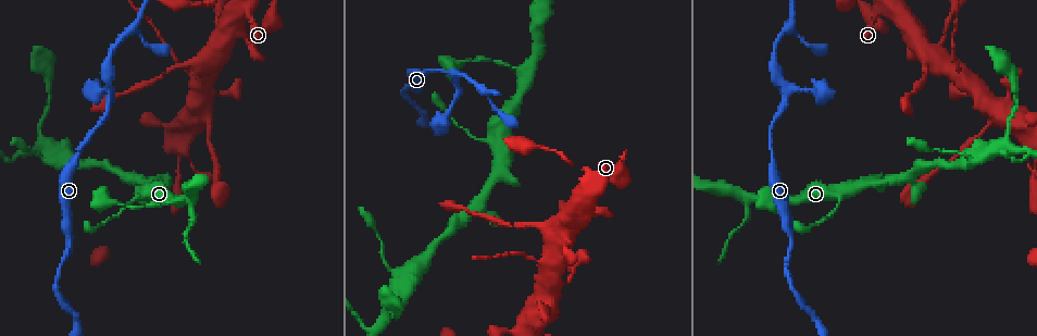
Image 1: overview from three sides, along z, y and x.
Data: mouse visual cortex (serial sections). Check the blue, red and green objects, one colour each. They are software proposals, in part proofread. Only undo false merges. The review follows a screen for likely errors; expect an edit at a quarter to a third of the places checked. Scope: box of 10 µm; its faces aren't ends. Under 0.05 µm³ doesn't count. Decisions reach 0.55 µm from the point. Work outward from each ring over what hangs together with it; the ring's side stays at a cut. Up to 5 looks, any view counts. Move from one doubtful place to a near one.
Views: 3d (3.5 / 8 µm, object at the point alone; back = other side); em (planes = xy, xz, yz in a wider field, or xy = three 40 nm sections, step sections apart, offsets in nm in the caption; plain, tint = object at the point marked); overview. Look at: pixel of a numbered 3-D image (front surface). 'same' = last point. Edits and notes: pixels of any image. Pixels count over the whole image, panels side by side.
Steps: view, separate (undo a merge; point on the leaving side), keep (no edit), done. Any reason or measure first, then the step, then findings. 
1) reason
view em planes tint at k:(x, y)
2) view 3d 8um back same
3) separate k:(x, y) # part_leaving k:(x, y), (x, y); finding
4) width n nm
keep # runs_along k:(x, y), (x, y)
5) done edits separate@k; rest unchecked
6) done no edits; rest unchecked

two arms in line, one across
view 3d 3.5um at 1:(420, 267)

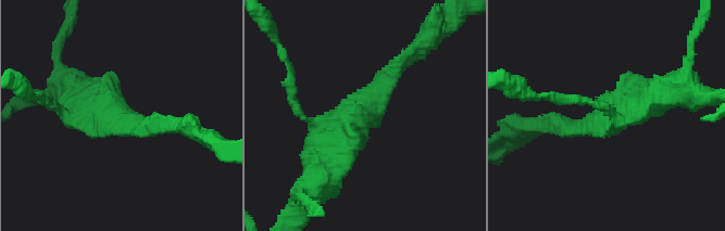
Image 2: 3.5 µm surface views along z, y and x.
arms 3; arm_widths 150, 250, 450 nm; need the tissue
view em xy step 2 tint at 2:(366, 113)

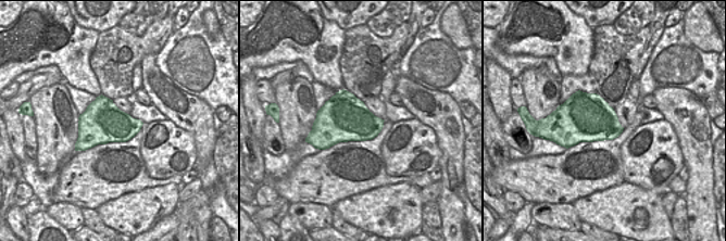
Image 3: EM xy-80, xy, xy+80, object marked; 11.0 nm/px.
keep # runs_along 2:(396, 68), (352, 122), (322, 177); one cell here

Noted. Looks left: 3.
view 3d 8um at 1:(962, 72)

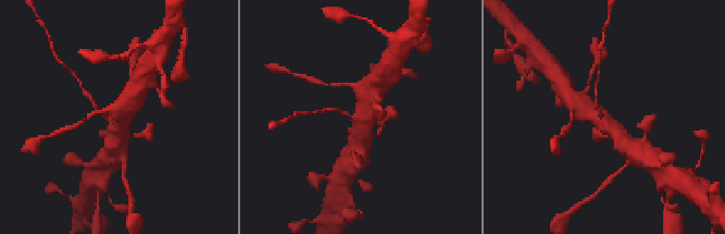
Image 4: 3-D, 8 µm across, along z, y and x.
view 3d 3.5um same

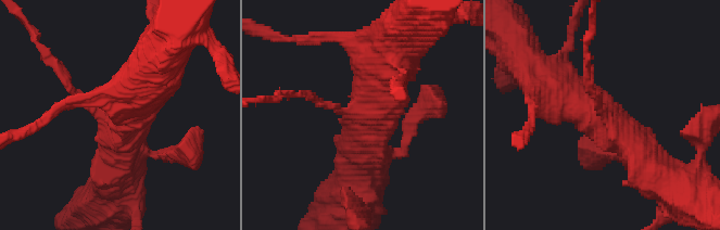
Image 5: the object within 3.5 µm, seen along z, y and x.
arms 3; arm_widths 100, 500, 700 nm
view em xy step 2 tint at 5:(351, 110)

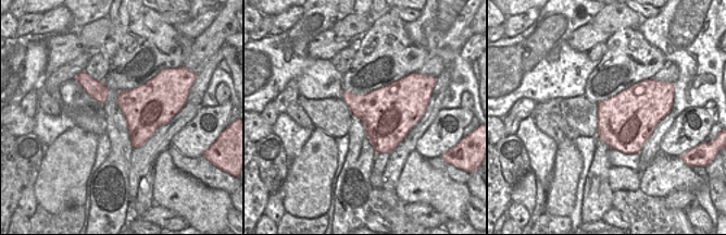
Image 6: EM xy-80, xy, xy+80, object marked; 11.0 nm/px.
separate 5:(64, 76) # a second cell is stuck on

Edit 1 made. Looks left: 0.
done edits separate@5; rest unchecked

